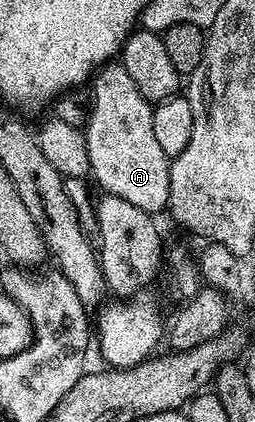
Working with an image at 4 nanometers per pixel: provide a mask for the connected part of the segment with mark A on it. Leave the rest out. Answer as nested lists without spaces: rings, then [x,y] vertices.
[[[111,61],[98,68],[94,83],[85,126],[93,179],[104,187],[106,194],[121,197],[121,201],[129,201],[129,205],[137,205],[137,209],[162,212],[169,197],[171,164],[153,134],[152,104],[141,97],[122,62]]]

